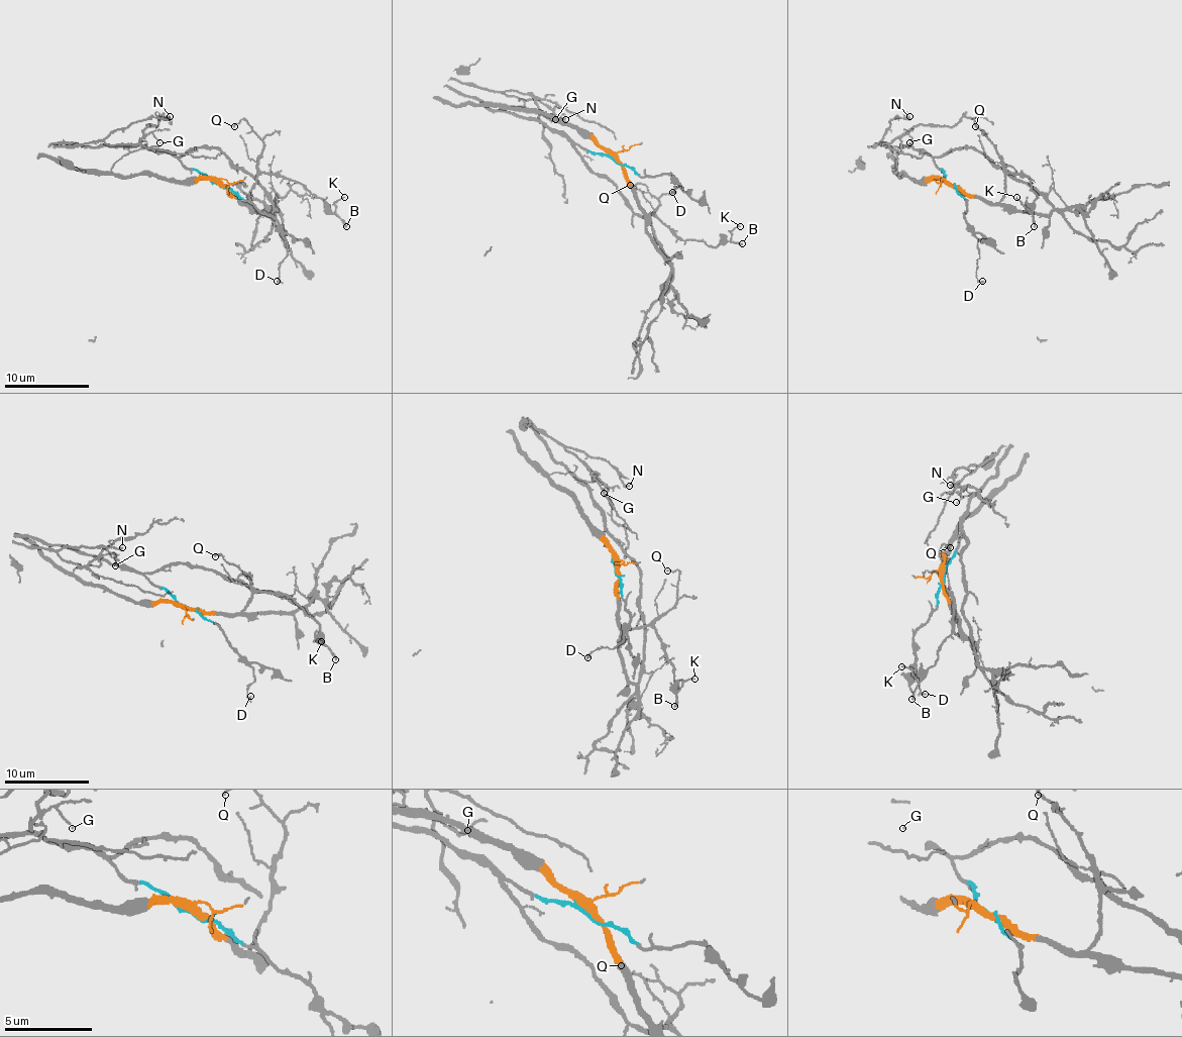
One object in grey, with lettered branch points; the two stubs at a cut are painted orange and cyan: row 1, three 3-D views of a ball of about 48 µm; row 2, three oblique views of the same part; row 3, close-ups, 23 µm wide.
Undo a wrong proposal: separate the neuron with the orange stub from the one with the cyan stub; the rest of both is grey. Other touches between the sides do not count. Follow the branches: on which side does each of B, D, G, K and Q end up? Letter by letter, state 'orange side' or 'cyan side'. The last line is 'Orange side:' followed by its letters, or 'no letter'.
B: orange side
D: cyan side
G: orange side
K: orange side
Q: orange side
Orange side: B, G, K, Q

